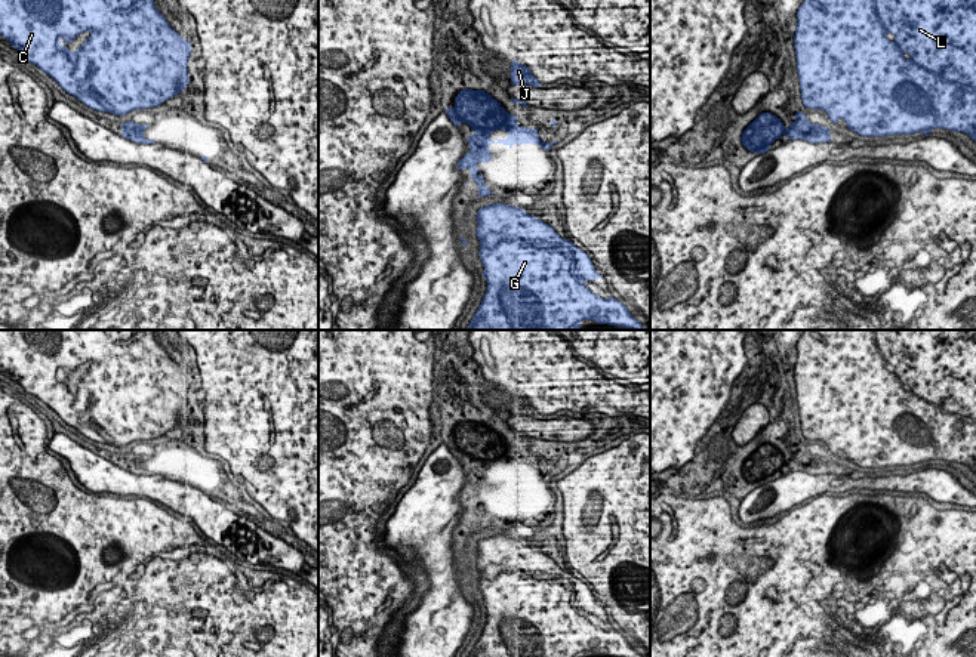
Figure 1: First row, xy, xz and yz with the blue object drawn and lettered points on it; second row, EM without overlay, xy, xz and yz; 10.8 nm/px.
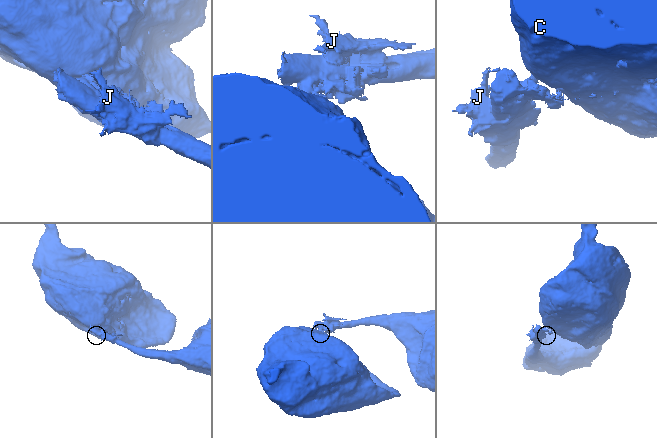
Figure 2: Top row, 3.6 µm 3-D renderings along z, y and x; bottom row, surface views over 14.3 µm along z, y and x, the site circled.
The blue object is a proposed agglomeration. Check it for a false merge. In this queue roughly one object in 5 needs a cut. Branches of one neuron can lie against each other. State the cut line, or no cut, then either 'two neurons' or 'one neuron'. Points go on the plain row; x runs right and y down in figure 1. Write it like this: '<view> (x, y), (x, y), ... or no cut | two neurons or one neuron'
yz (807, 471), (816, 469), (819, 472) | two neurons

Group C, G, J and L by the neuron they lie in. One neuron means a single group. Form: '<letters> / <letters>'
C G L / J

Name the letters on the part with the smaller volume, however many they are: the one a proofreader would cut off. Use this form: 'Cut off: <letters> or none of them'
Cut off: J

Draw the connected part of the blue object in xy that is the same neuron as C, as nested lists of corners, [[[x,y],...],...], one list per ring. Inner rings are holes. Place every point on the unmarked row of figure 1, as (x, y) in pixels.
[[[0,330],[0,365],[25,392],[37,397],[61,420],[86,438],[124,447],[133,441],[161,437],[190,414],[191,374],[182,370],[156,340],[154,330]],[[89,363],[89,370],[74,383],[67,376]]]

